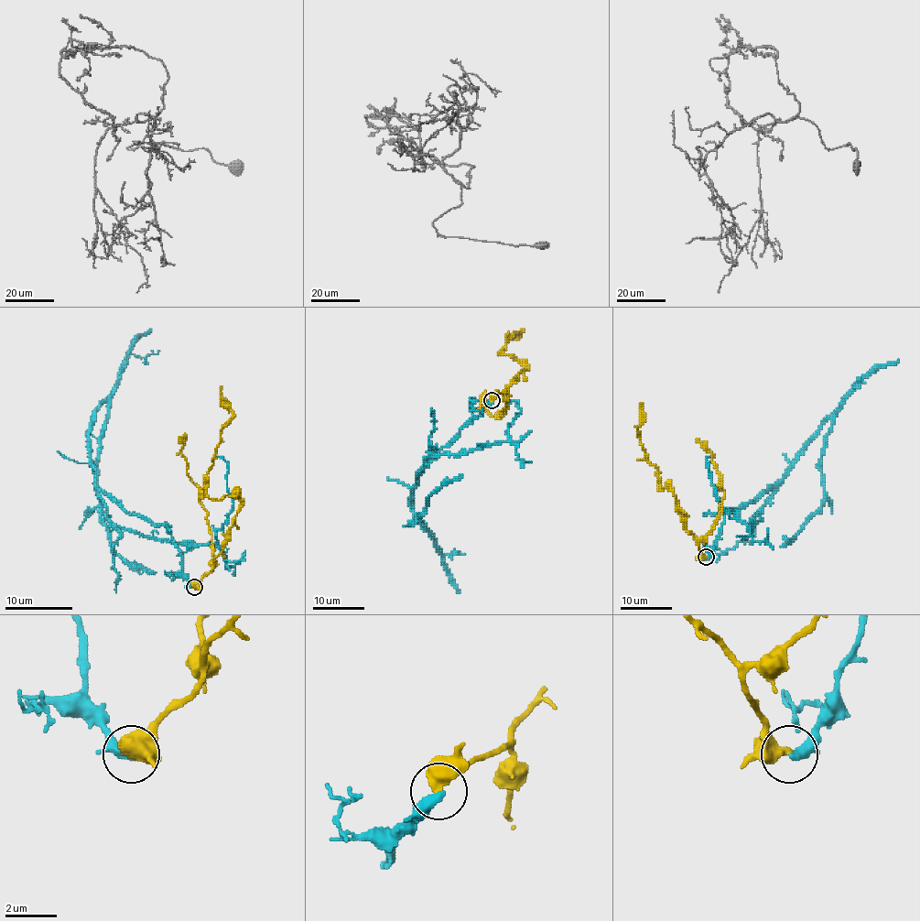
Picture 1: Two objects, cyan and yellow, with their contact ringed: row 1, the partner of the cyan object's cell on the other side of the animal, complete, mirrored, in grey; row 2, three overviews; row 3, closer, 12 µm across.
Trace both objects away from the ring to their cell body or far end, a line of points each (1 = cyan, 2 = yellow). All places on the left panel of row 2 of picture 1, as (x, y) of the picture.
1: (195, 588), (171, 532), (129, 514), (97, 485), (89, 426), (106, 403), (99, 518), (117, 554), (156, 572)
2: (195, 588), (223, 548), (240, 503), (207, 493), (221, 426), (232, 416), (221, 385)

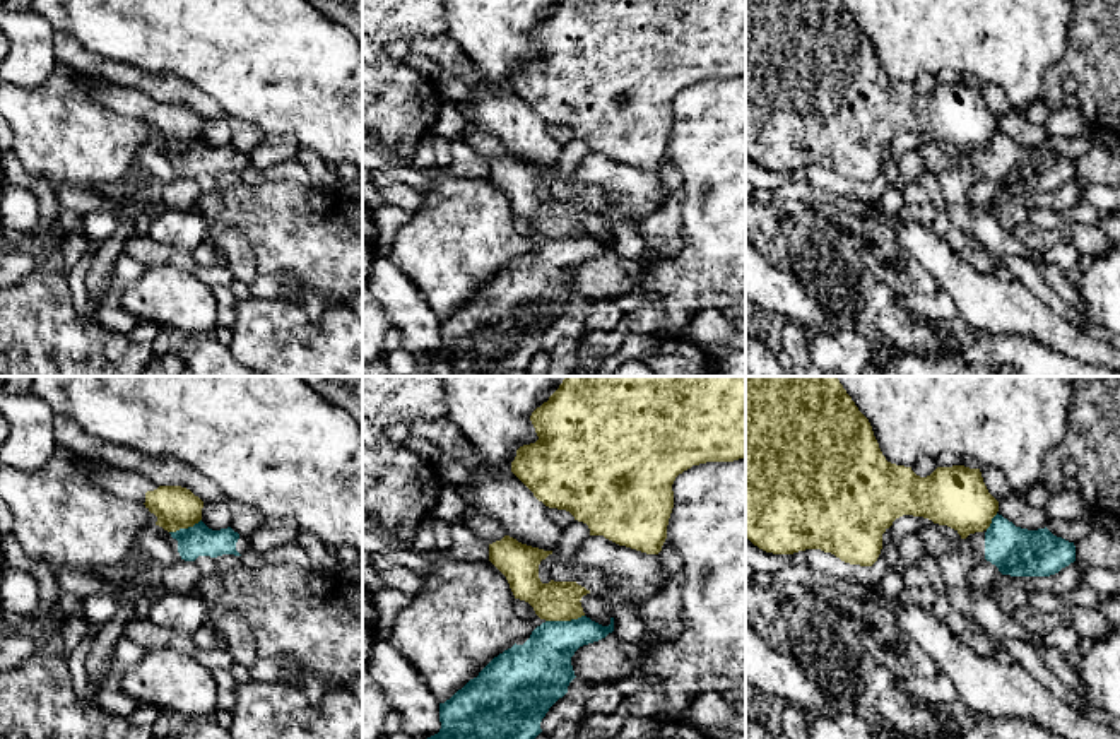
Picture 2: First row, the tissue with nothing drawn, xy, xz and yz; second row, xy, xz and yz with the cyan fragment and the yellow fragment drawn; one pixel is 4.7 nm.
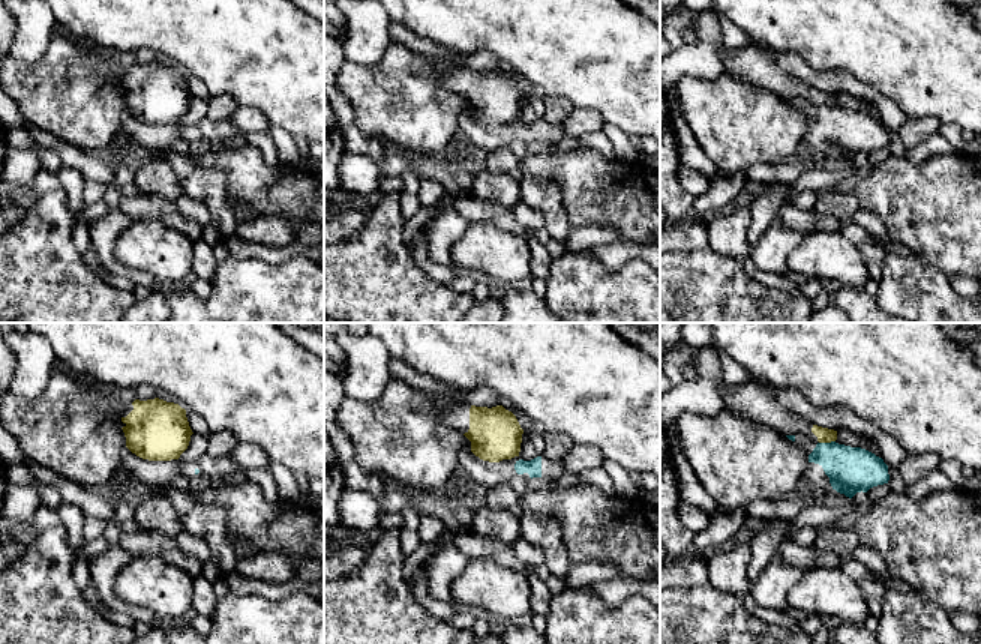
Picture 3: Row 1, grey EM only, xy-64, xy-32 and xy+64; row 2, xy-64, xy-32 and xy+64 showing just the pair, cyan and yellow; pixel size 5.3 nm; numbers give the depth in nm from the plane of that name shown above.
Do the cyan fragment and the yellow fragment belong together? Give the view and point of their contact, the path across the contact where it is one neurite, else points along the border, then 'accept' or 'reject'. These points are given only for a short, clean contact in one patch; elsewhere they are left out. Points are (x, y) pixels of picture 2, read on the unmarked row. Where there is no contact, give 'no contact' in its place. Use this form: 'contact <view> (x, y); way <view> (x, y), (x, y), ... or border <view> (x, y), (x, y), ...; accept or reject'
contact xz (565, 238); border xz (583, 231), (573, 236), (546, 238); reject

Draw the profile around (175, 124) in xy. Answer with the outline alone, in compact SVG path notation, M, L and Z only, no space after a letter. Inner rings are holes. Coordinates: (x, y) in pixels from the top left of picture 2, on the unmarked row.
M80 72L77 79L96 103L121 116L142 120L157 133L156 142L168 149L193 144L202 137L203 118L186 104L157 103L139 89L115 86Z

